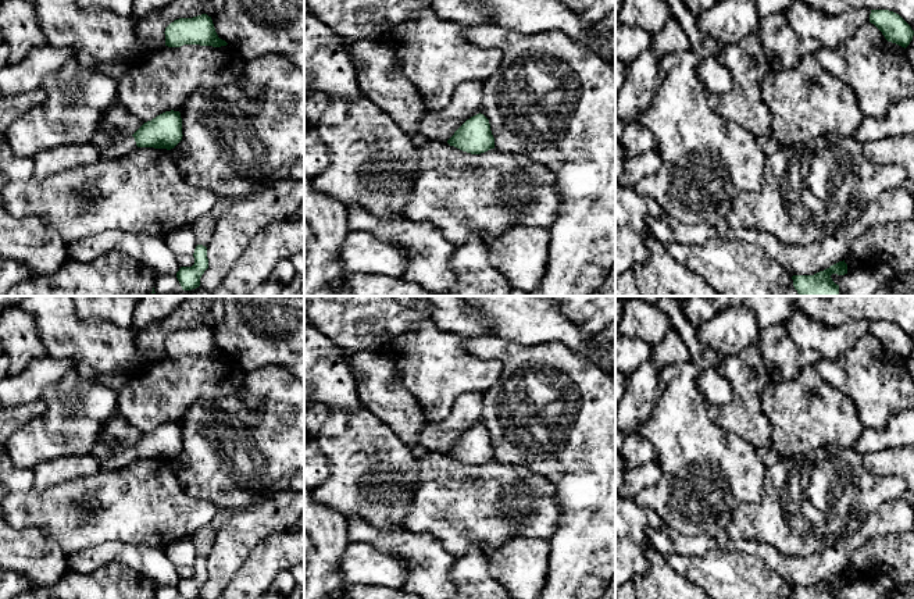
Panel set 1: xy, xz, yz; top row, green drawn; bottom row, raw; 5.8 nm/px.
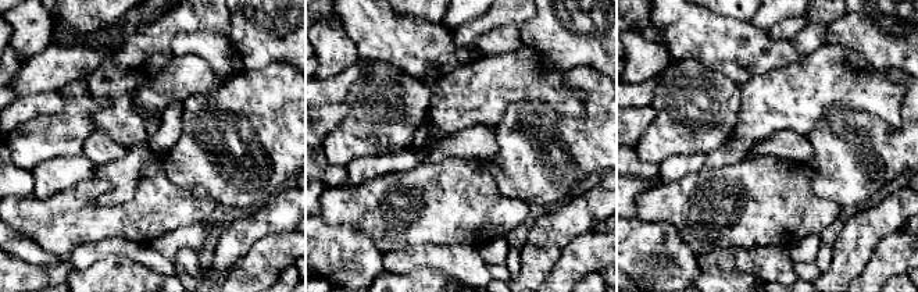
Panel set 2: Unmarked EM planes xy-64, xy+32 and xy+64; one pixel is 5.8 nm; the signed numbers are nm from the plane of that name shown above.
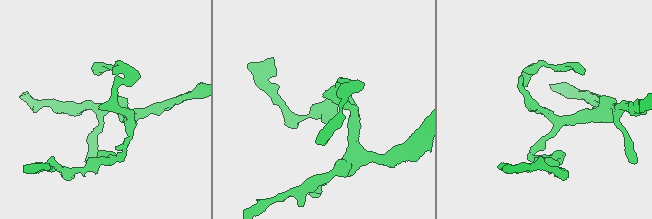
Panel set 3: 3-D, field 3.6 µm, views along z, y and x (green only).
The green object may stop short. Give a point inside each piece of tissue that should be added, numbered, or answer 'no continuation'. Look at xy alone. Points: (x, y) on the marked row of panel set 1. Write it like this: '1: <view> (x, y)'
1: xy (110, 143)

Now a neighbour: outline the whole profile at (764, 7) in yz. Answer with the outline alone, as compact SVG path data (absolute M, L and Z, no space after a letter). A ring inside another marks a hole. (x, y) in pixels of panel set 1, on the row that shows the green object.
M753 0L760 17L783 13L793 0Z

